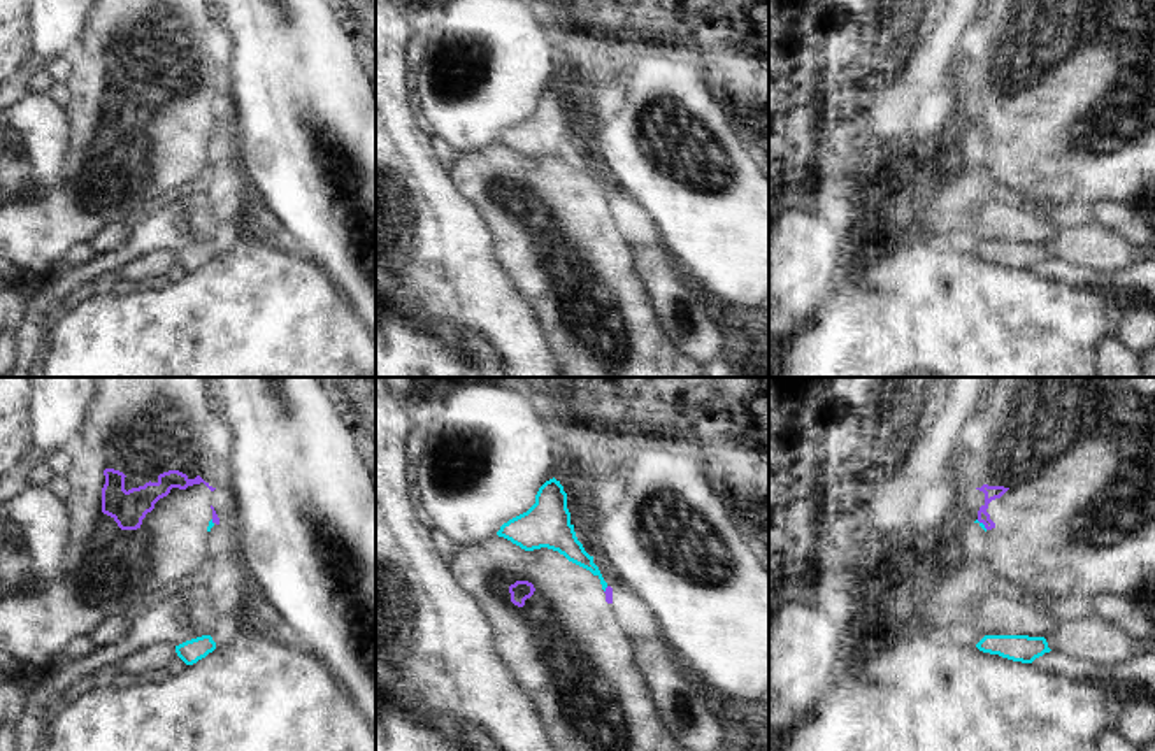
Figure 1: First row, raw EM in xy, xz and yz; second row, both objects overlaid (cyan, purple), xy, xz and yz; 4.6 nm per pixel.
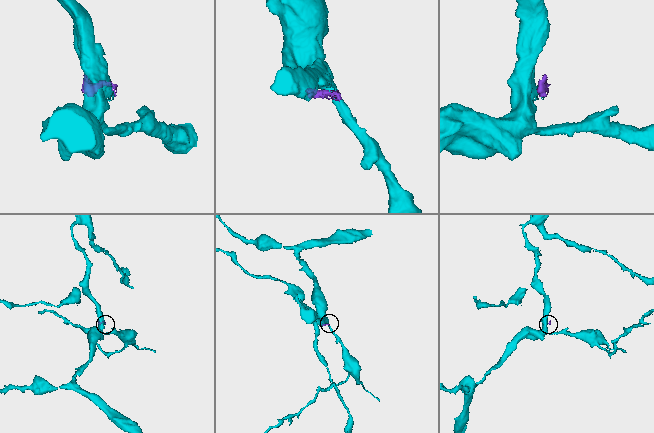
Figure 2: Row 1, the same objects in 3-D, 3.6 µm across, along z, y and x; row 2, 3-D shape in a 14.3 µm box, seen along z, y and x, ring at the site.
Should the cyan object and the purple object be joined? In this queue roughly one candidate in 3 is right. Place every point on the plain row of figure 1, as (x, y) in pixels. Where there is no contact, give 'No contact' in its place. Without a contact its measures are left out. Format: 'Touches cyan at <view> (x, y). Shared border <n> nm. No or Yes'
Touches cyan at yz (982, 130). Shared border 70 nm. No.

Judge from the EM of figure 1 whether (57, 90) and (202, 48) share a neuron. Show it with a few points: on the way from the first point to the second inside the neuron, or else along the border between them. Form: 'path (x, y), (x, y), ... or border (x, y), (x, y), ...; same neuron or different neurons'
border (67, 85), (67, 104), (64, 107); different neurons

